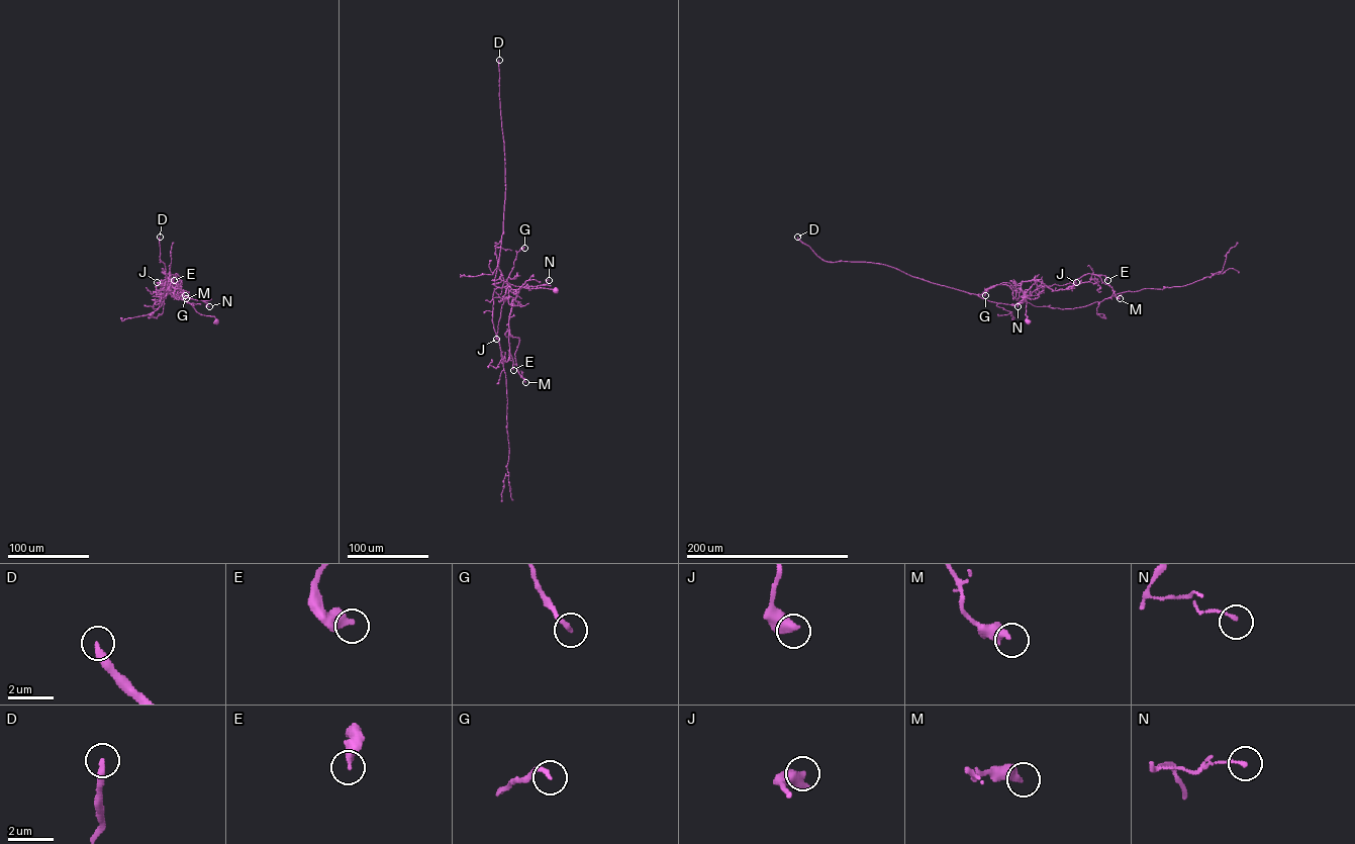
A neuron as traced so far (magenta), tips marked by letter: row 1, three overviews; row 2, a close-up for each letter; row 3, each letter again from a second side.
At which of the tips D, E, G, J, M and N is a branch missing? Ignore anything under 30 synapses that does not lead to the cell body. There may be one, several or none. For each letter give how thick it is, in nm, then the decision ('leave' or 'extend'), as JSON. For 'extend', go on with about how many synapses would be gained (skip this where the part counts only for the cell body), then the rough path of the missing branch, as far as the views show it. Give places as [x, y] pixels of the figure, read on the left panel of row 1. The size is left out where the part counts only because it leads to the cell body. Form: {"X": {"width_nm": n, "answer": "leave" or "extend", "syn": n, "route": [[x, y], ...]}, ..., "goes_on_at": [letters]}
{"D": {"width_nm": 280, "answer": "extend", "syn": 350, "route": [[160, 237], [158, 204], [148, 174], [121, 143], [87, 117], [53, 66], [52, 52], [44, 47]]}, "E": {"width_nm": 440, "answer": "leave"}, "G": {"width_nm": 200, "answer": "leave"}, "J": {"width_nm": 600, "answer": "leave"}, "M": {"width_nm": 440, "answer": "leave"}, "N": {"width_nm": 150, "answer": "leave"}, "goes_on_at": ["D"]}

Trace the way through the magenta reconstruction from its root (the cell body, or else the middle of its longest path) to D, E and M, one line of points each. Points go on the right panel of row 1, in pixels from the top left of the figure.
D: (1028, 321), (1027, 302), (1021, 288), (1026, 299), (1020, 304), (992, 302), (882, 264), (826, 261), (797, 237)
E: (1028, 321), (1022, 281), (1039, 280), (1058, 290), (1088, 282), (1093, 274), (1107, 280)
M: (1028, 321), (1022, 281), (1039, 280), (1058, 290), (1071, 288), (1077, 279), (1095, 274), (1120, 298)

